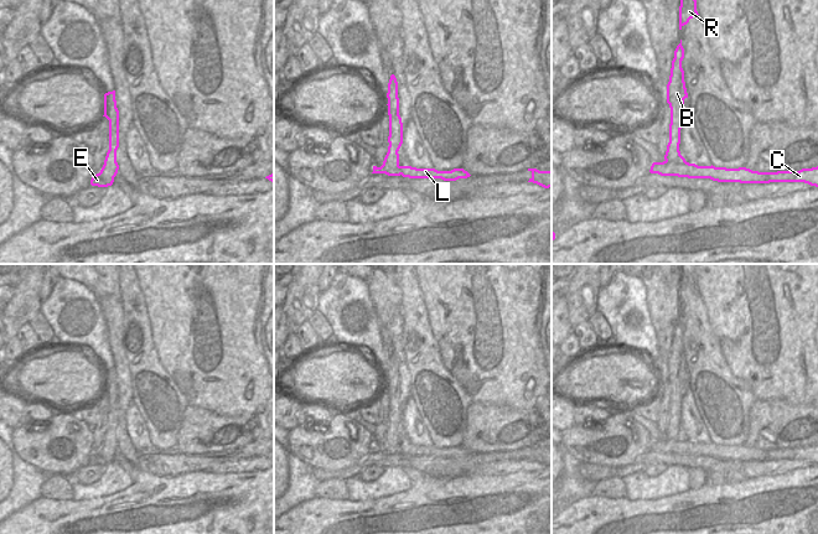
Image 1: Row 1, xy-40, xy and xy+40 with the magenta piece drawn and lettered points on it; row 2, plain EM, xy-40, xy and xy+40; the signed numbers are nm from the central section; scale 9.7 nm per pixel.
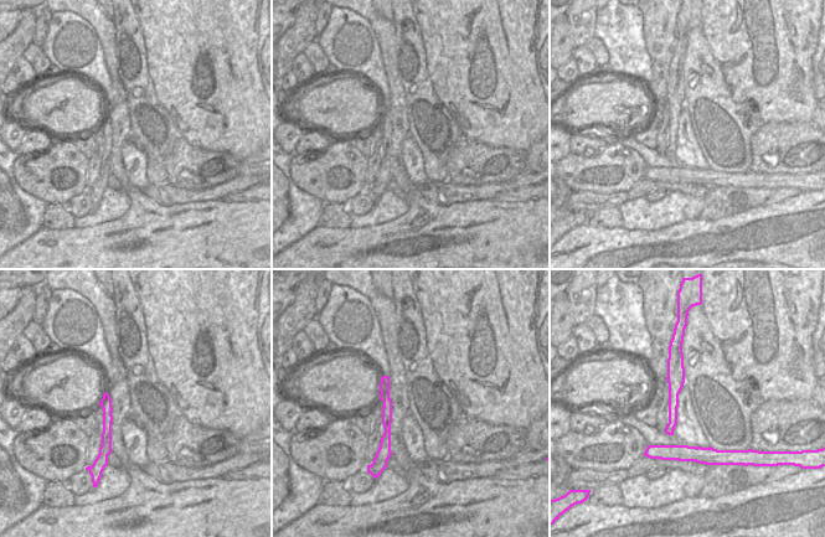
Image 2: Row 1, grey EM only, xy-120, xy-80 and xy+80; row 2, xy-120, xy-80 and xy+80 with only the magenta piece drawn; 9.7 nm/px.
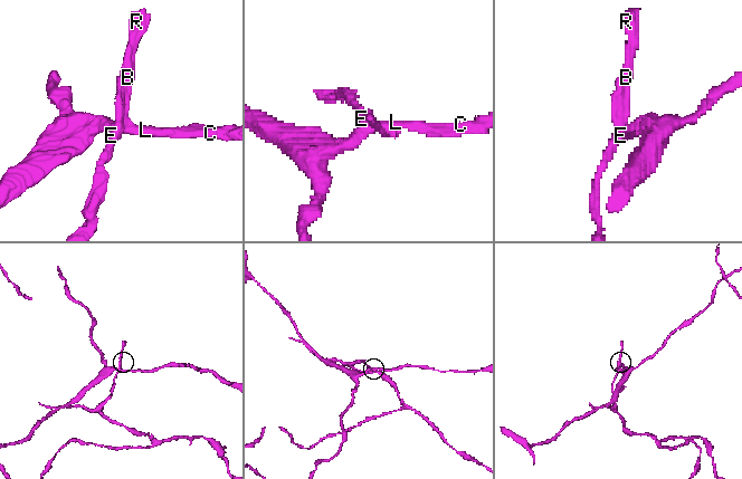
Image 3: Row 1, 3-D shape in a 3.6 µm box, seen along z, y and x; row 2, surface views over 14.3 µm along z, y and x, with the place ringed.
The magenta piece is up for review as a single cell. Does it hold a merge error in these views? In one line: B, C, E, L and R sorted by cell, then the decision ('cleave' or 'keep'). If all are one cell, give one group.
groups B E R / C L; cleave

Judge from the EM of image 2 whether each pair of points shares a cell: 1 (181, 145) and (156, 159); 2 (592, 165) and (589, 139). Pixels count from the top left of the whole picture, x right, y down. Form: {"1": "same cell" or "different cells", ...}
{"1": "different cells", "2": "different cells"}

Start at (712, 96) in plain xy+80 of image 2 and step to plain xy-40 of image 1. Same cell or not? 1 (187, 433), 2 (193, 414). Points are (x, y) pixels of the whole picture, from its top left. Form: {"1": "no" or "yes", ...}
{"1": "no", "2": "no"}

